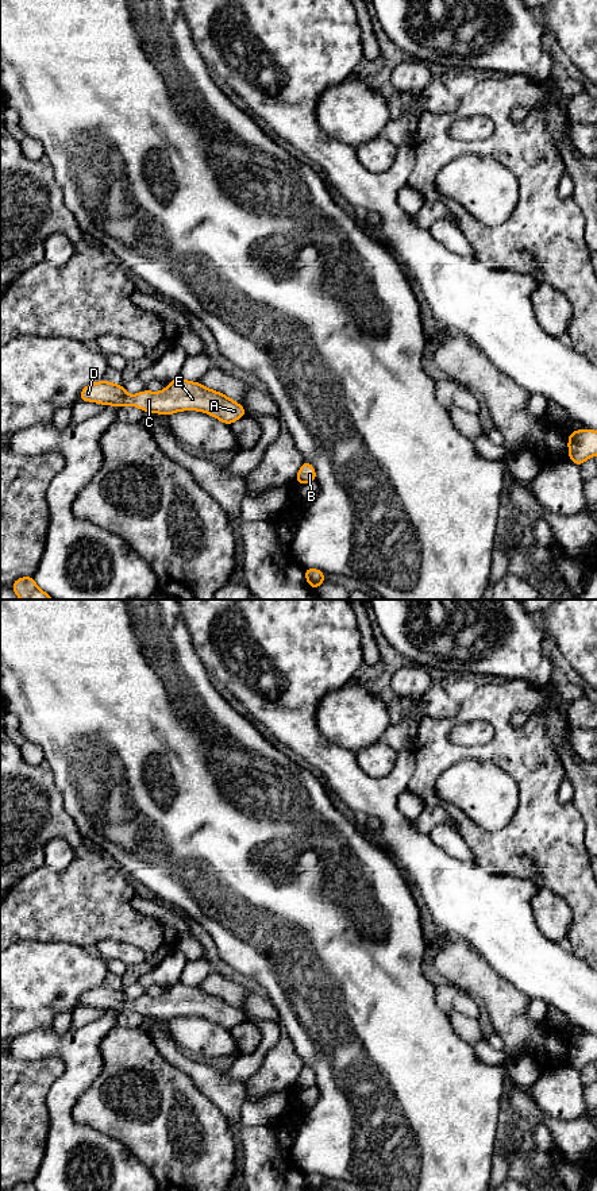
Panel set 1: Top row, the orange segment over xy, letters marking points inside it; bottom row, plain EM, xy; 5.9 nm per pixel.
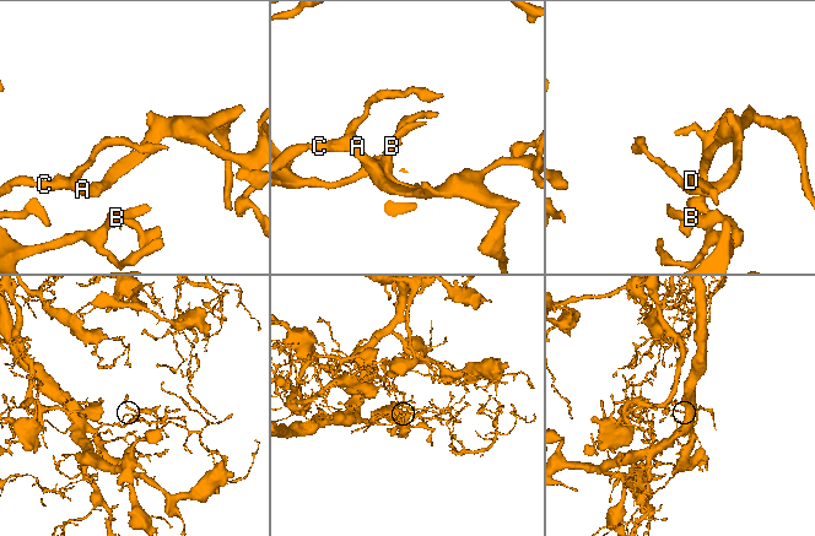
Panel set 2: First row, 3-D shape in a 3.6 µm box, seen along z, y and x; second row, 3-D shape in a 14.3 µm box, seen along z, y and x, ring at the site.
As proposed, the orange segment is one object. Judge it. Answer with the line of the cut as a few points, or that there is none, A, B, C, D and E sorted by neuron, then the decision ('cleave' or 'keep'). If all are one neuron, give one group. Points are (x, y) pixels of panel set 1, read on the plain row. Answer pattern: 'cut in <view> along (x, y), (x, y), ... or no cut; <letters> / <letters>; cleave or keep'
no cut; A B C D E; keep

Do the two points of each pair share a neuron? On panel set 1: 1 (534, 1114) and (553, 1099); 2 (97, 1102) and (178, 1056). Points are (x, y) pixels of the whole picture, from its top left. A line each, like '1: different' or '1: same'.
1: different
2: different

